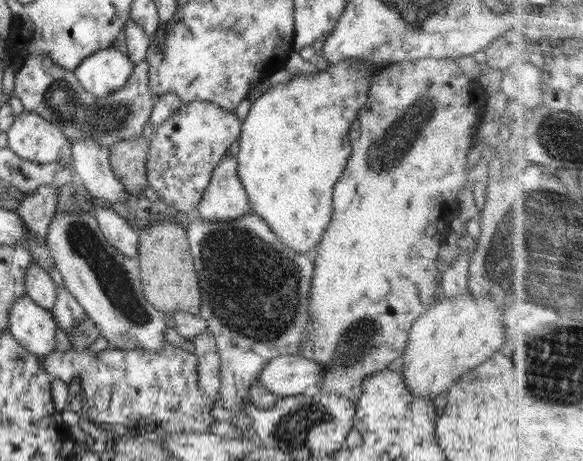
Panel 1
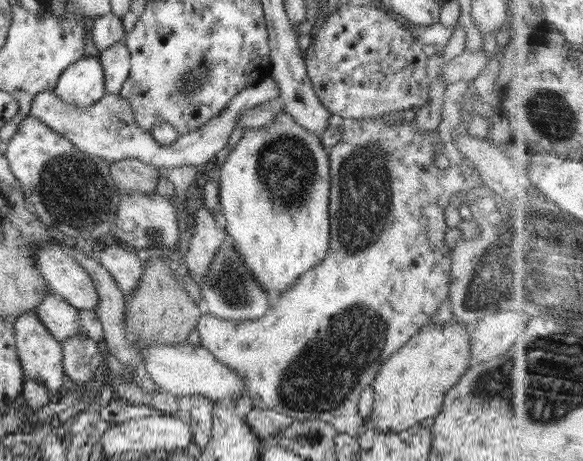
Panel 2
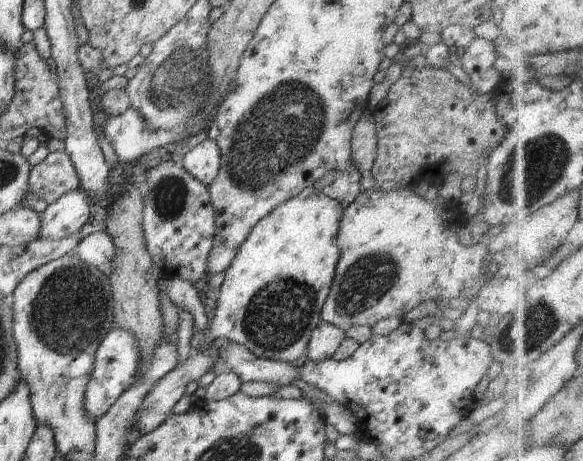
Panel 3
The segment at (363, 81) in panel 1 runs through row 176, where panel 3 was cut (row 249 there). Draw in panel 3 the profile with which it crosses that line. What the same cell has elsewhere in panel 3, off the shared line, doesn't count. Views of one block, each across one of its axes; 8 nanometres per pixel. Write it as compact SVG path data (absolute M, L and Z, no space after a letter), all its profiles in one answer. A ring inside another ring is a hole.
M302 192L277 206L257 222L240 245L234 260L225 270L225 279L218 290L215 315L206 334L191 337L193 352L208 342L223 340L246 347L254 356L284 361L298 360L305 354L312 331L322 323L321 310L328 296L335 268L340 258L337 232L344 207L335 200L314 192Z

